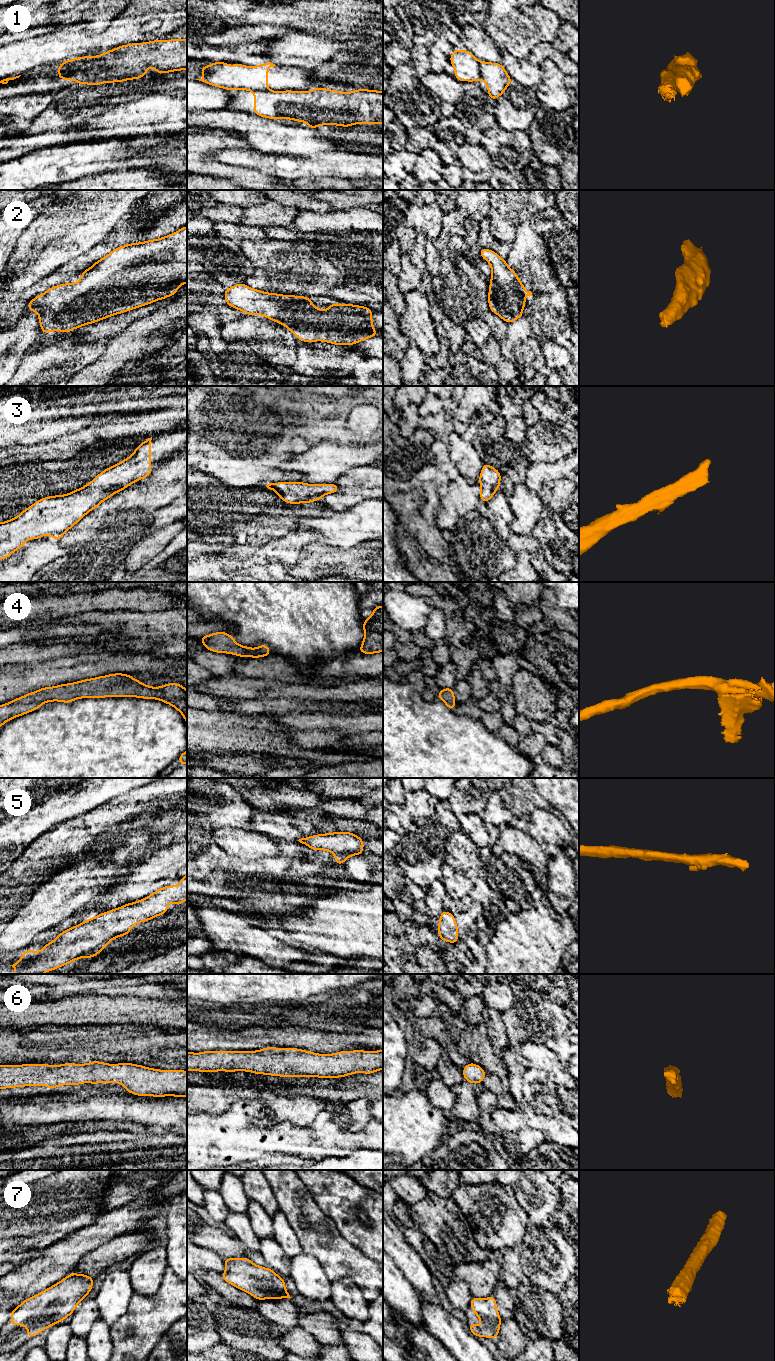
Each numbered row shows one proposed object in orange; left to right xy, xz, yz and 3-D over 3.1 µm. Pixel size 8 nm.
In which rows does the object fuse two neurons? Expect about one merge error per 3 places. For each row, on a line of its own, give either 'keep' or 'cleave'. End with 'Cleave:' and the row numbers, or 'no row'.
1: cleave
2: keep
3: keep
4: keep
5: keep
6: keep
7: keep
Cleave: 1

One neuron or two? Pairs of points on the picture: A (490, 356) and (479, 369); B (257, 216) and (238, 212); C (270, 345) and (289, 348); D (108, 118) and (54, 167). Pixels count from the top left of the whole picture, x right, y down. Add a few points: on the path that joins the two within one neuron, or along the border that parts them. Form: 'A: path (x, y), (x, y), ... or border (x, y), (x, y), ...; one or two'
A: border (482, 360), (495, 371); two
B: border (245, 213), (240, 223); two
C: path (275, 345), (284, 348); one
D: border (104, 139), (76, 141), (64, 145); two

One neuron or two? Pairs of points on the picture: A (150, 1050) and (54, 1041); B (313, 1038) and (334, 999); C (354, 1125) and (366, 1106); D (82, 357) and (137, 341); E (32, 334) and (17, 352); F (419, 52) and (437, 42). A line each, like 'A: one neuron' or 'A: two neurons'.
A: one neuron
B: one neuron
C: one neuron
D: two neurons
E: one neuron
F: one neuron

